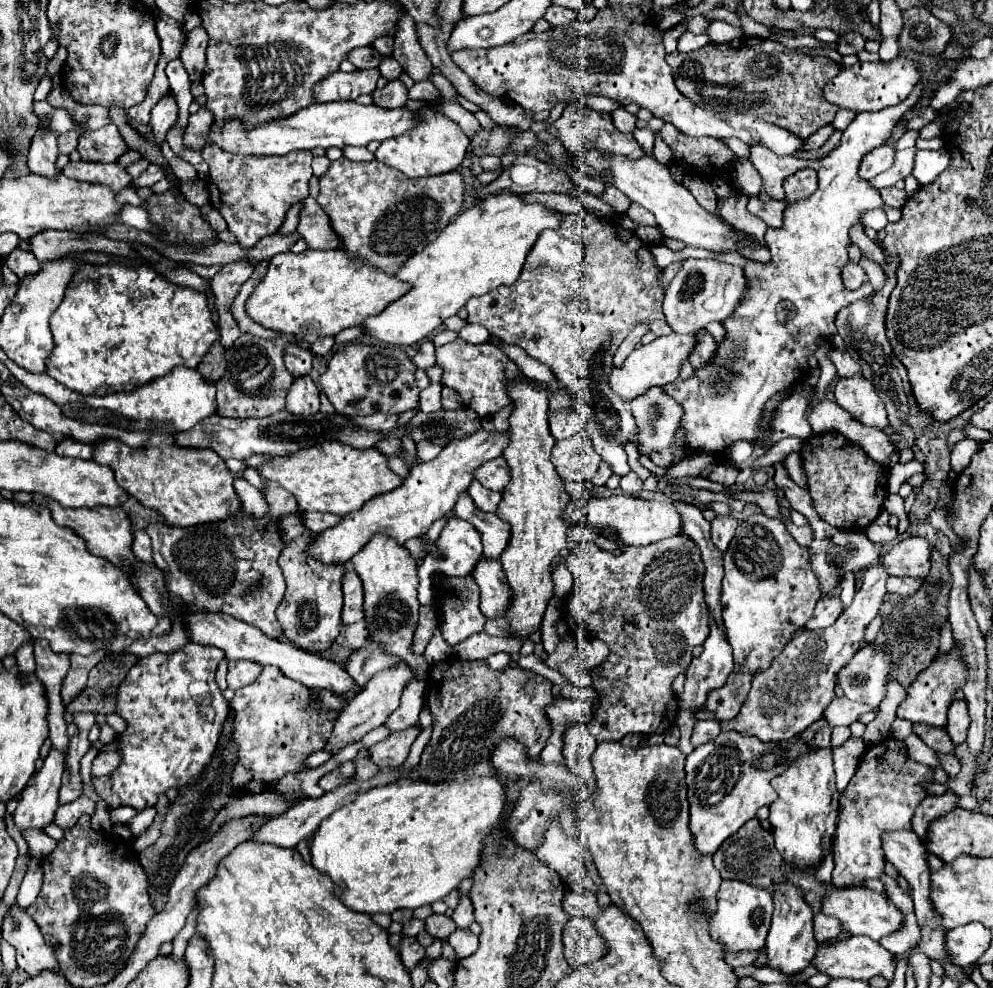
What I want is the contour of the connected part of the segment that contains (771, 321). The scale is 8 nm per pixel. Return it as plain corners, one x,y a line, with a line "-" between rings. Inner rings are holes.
922,83
896,107
886,107
872,115
856,115
842,131
840,143
826,157
814,161
792,157
792,173
808,167
818,173
816,191
806,199
788,203
780,229
768,227
764,243
772,259
770,263
752,261
744,267
748,291
734,313
722,323
726,335
718,341
714,359
706,367
694,369
690,379
676,379
662,387
684,409
680,427
686,431
686,455
710,453
716,459
726,459
722,455
734,441
754,441
760,435
758,419
764,403
774,393
804,383
810,369
806,357
816,351
816,341
836,333
836,311
856,299
870,299
873,295
870,282
848,291
840,279
840,269
848,263
848,229
860,221
864,211
884,205
880,193
868,181
858,179
856,167
872,147
886,143
898,119
914,107
912,103
918,101
920,93

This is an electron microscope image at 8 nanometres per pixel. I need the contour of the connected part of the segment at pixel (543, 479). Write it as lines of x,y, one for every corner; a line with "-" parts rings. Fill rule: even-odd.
520,379
508,387
514,411
510,415
510,445
504,451
504,459
510,467
510,483
502,493
502,501
496,515
512,525
510,545
500,557
508,583
512,587
512,605
500,619
490,619
484,625
488,635
504,637
508,629
514,629
516,637
526,637
540,629
548,601
554,595
550,565
554,557
566,547
568,521
562,519
562,511
570,501
562,479
550,463
550,453
556,439
548,429
548,391
534,389
530,379

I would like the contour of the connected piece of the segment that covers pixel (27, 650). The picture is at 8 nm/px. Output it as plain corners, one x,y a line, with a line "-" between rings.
28,641
22,647
18,647
20,651
16,651
16,661
18,661
18,669
20,673
28,675
34,671
34,643

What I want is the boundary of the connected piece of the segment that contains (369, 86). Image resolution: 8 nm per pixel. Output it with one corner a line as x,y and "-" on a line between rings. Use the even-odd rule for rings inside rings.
364,69
356,73
336,71
316,85
316,101
356,101
360,95
370,95
380,77
378,69

